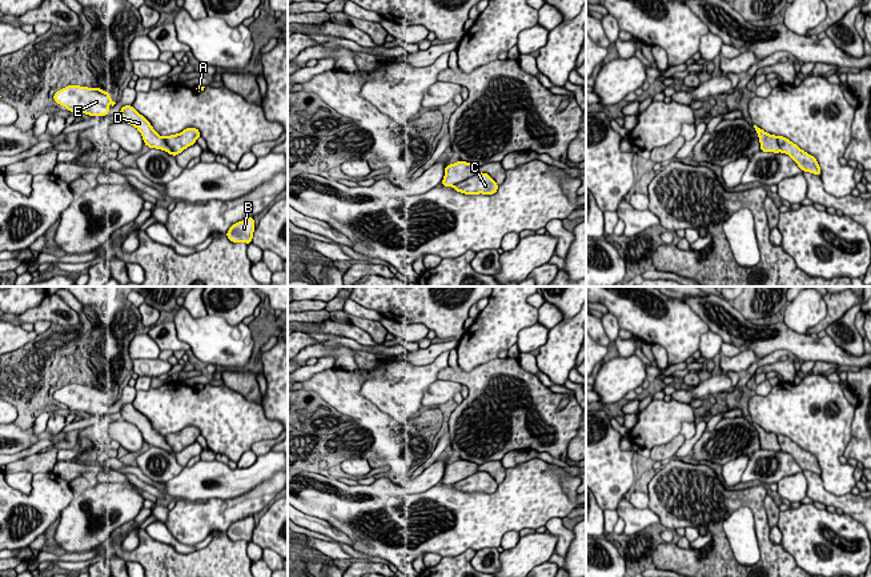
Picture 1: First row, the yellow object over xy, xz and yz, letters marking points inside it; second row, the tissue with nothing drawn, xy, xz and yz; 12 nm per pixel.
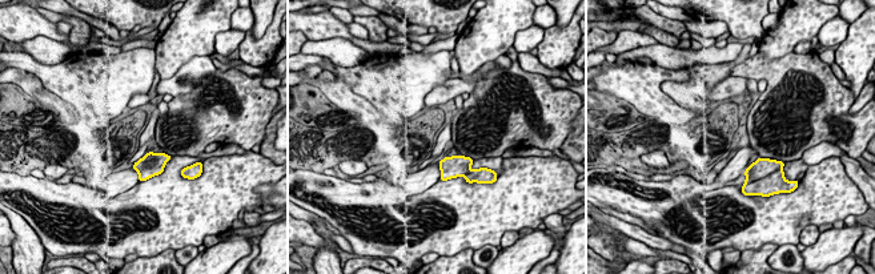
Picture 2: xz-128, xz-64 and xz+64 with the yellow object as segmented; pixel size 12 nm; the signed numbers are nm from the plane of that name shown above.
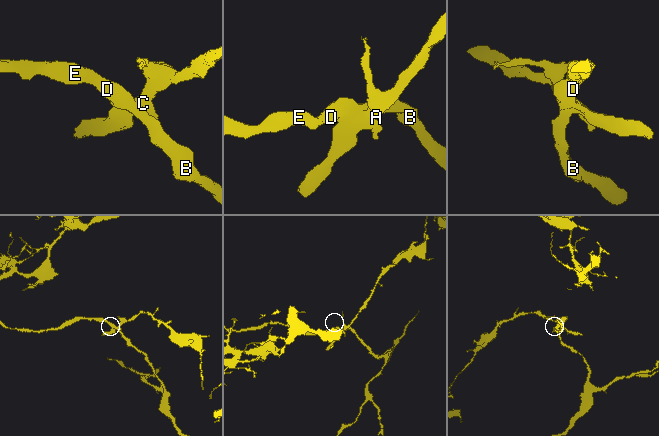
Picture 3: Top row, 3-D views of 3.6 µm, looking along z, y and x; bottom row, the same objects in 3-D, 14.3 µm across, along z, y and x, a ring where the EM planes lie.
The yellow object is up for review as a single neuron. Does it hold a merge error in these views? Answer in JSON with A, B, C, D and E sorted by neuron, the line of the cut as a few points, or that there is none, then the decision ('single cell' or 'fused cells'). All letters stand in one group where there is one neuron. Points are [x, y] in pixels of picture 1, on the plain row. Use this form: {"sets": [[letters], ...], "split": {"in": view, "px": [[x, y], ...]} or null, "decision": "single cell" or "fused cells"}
{"sets": [["A", "B", "C", "D", "E"]], "split": null, "decision": "single cell"}

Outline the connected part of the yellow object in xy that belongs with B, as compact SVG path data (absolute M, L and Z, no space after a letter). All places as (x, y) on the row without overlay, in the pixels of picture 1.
M249 516L242 520L238 520L233 522L229 529L226 530L226 536L232 541L246 541L250 542L253 537L253 530L254 530L254 517Z

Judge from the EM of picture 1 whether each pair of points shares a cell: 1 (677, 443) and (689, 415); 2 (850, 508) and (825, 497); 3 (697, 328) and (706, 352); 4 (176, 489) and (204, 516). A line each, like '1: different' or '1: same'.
1: different
2: same
3: different
4: different

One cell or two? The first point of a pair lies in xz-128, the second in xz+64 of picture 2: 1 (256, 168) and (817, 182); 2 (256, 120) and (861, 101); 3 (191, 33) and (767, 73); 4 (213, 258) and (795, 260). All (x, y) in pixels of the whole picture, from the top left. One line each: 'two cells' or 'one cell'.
1: one cell
2: two cells
3: two cells
4: two cells

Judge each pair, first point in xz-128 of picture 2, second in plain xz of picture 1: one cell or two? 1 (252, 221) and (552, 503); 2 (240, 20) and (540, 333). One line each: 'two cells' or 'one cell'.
1: two cells
2: two cells

